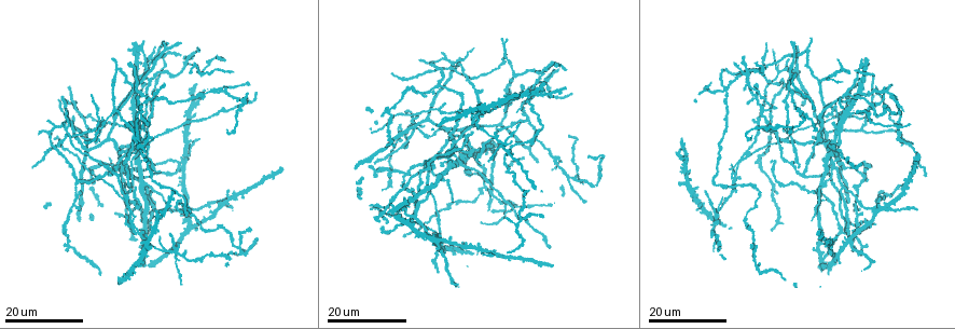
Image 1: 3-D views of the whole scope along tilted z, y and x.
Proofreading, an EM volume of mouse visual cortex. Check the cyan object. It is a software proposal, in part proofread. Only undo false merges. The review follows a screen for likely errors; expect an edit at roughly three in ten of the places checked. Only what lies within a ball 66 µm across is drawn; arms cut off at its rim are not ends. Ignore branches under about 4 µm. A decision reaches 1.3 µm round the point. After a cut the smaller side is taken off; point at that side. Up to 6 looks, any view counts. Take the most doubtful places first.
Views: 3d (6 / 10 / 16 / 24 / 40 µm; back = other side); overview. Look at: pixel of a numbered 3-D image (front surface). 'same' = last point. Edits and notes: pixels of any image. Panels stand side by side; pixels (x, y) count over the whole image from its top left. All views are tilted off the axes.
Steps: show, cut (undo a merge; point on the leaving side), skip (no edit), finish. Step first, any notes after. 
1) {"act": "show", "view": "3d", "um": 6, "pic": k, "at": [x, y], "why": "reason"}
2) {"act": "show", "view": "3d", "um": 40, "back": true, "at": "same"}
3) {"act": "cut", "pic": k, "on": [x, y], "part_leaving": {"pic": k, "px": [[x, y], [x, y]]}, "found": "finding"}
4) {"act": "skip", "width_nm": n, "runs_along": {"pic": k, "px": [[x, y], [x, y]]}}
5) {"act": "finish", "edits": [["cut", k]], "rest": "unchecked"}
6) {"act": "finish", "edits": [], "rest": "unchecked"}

{"act": "show", "view": "3d", "um": 24, "pic": 1, "at": [179, 165], "why": "four arms meet"}

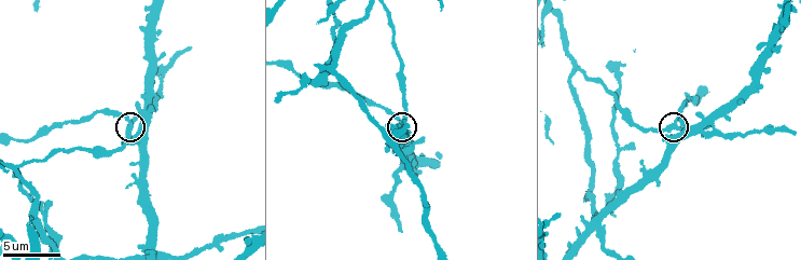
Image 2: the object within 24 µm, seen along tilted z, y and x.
{"act": "show", "view": "3d", "um": 6, "pic": 2, "at": [130, 124]}

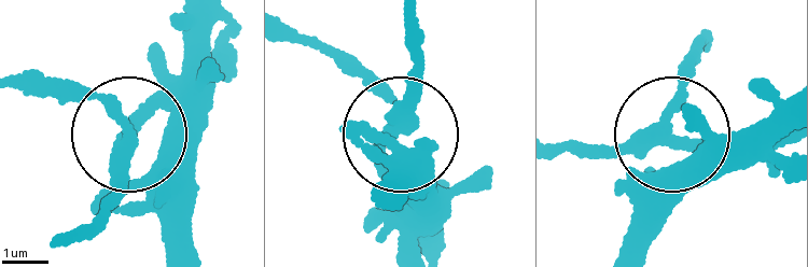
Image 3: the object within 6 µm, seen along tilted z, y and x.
{"act": "show", "view": "3d", "um": 6, "back": true, "pic": 3, "at": [394, 132]}

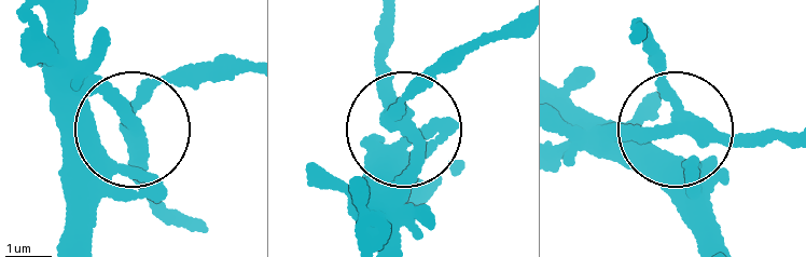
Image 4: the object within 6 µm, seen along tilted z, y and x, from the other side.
{"act": "skip", "width_nm": 280, "found": "one neuron here"}

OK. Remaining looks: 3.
{"act": "show", "view": "3d", "um": 24, "pic": 1, "at": [176, 253], "why": "looks like a crossing"}

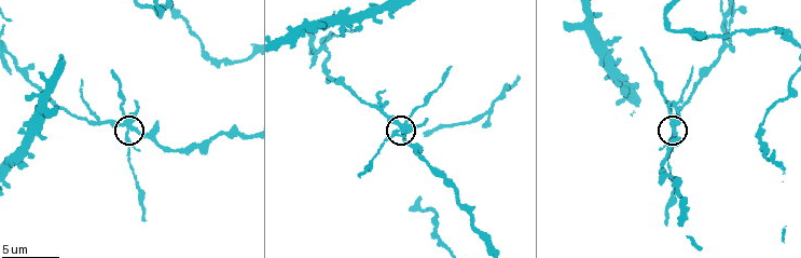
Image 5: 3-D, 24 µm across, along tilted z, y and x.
{"act": "show", "view": "3d", "um": 10, "pic": 5, "at": [405, 127], "why": "closer look"}

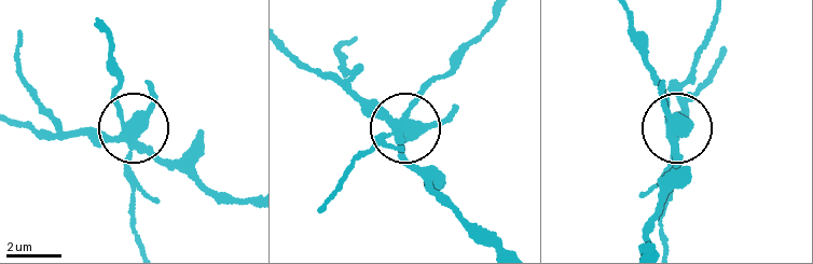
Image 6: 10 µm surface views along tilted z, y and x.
{"act": "cut", "pic": 6, "on": [131, 174], "width_nm": 390, "part_leaving": {"pic": 6, "px": [[128, 138], [137, 245]]}, "found": "a second neuron is stuck on"}

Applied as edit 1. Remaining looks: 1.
{"act": "finish", "edits": [["cut", 6]], "rest": "unchecked"}

